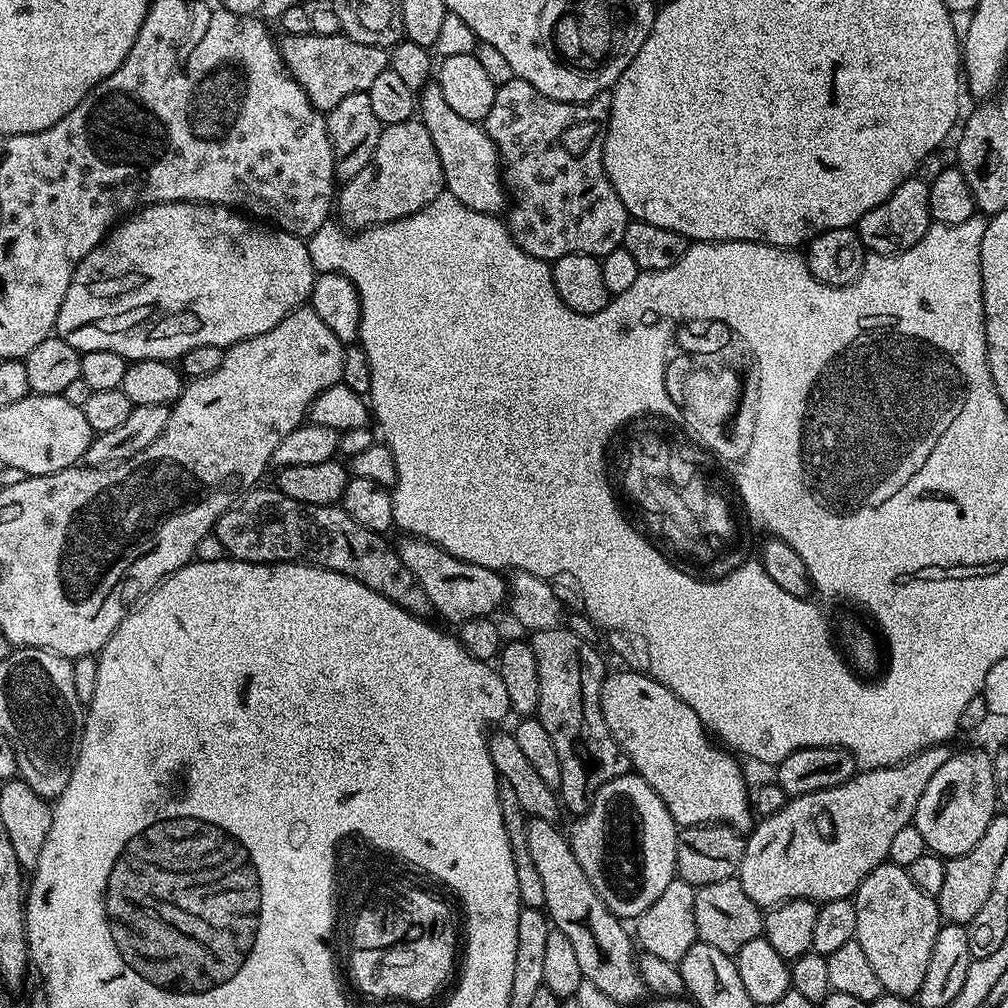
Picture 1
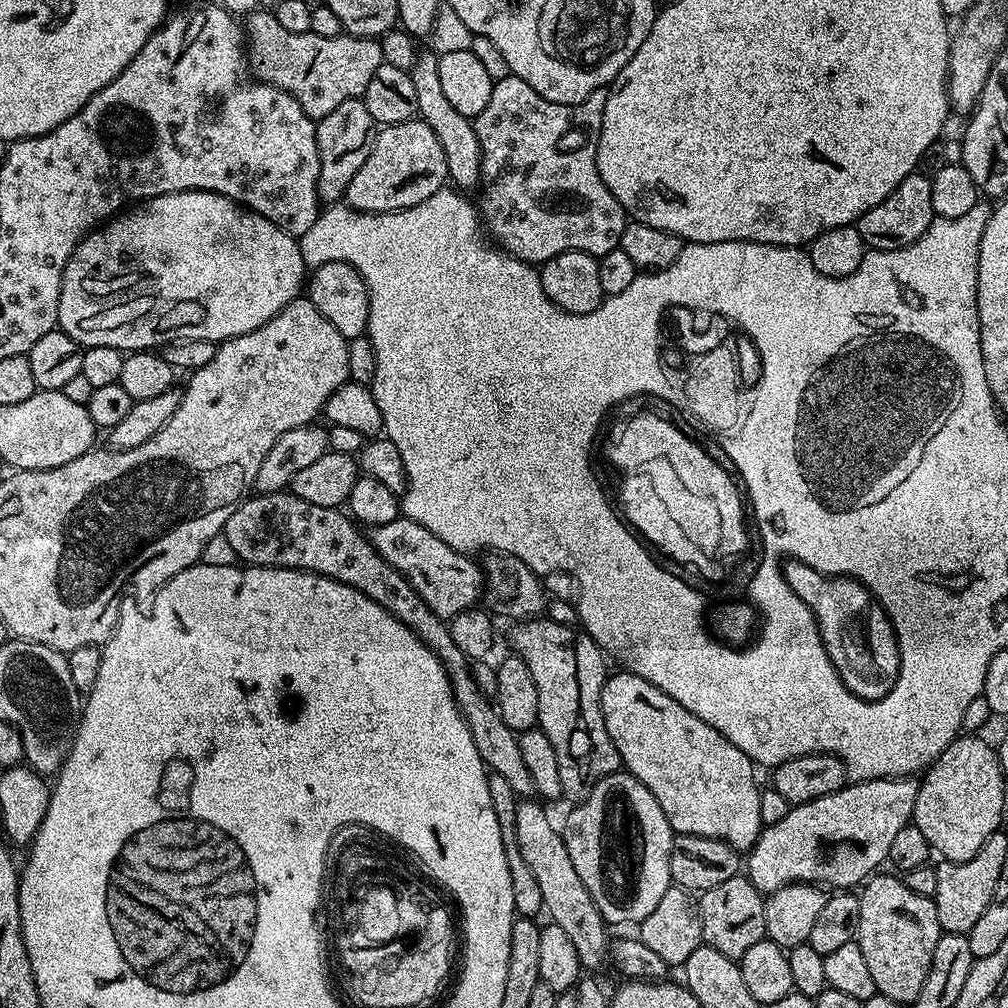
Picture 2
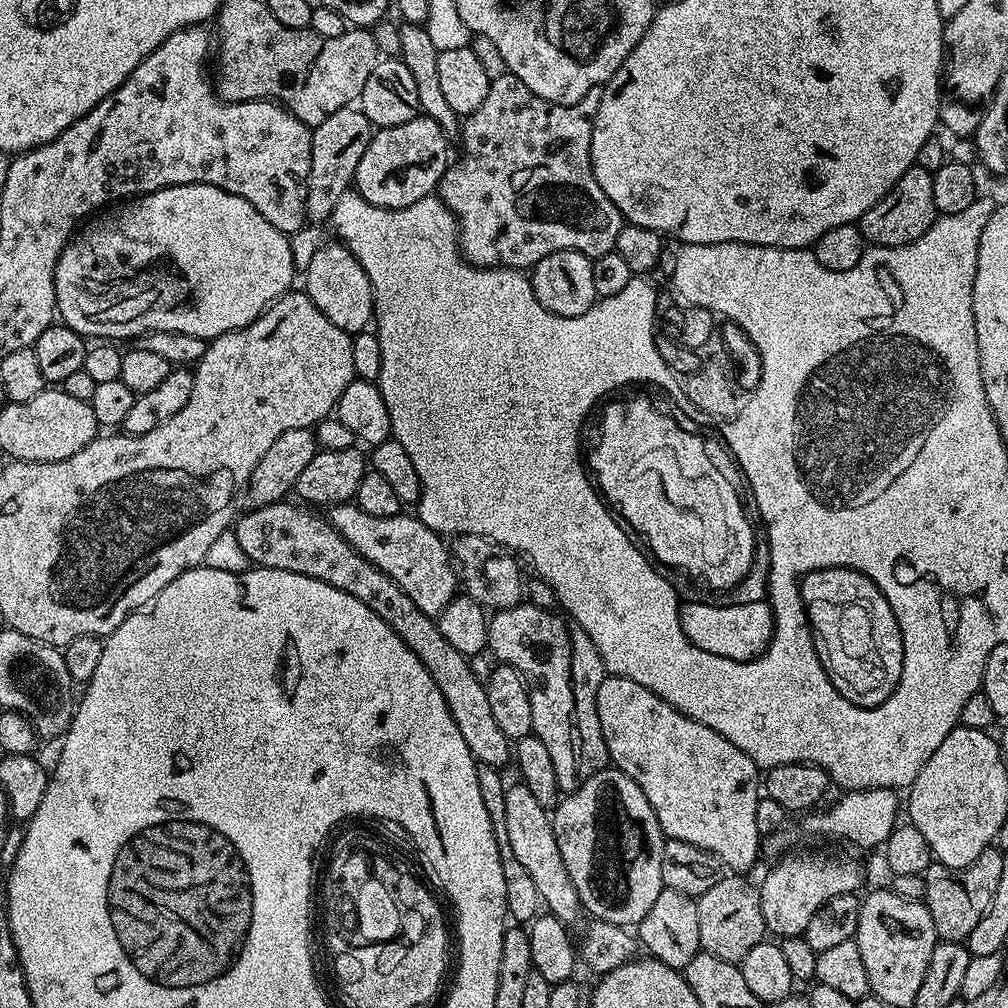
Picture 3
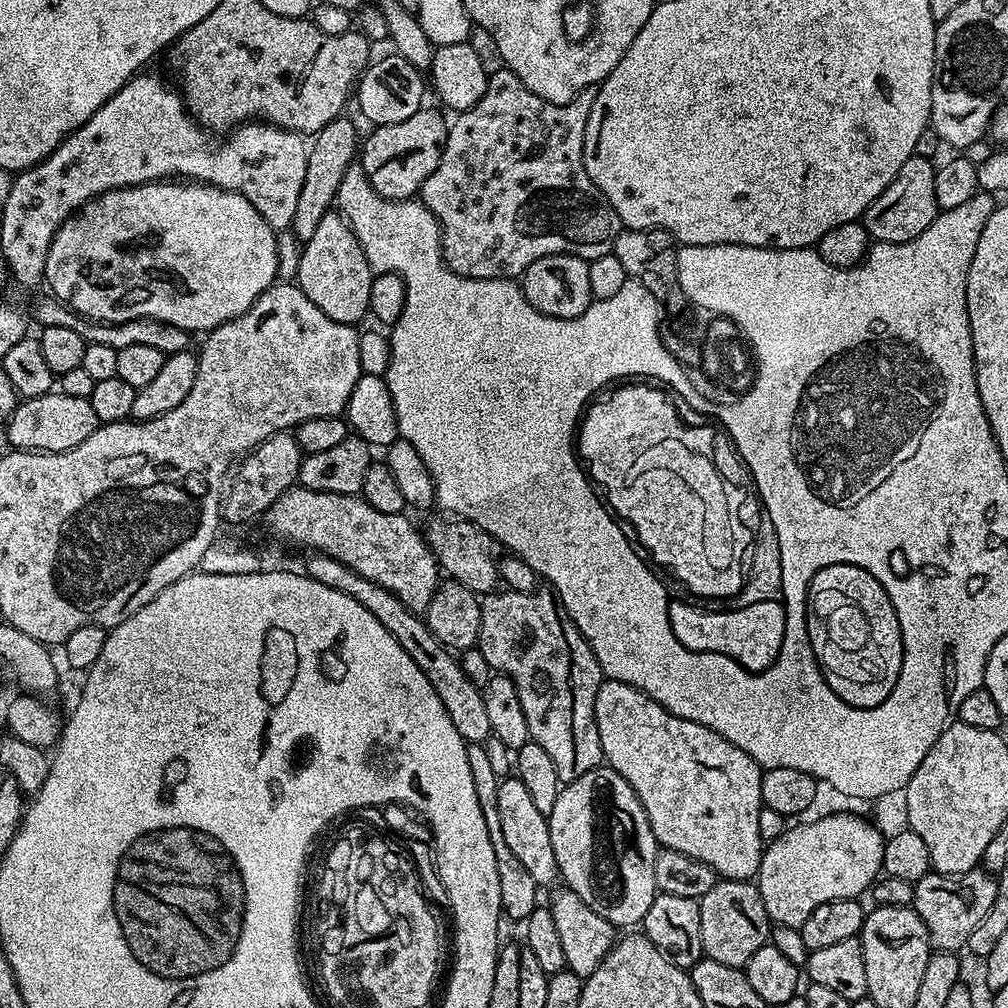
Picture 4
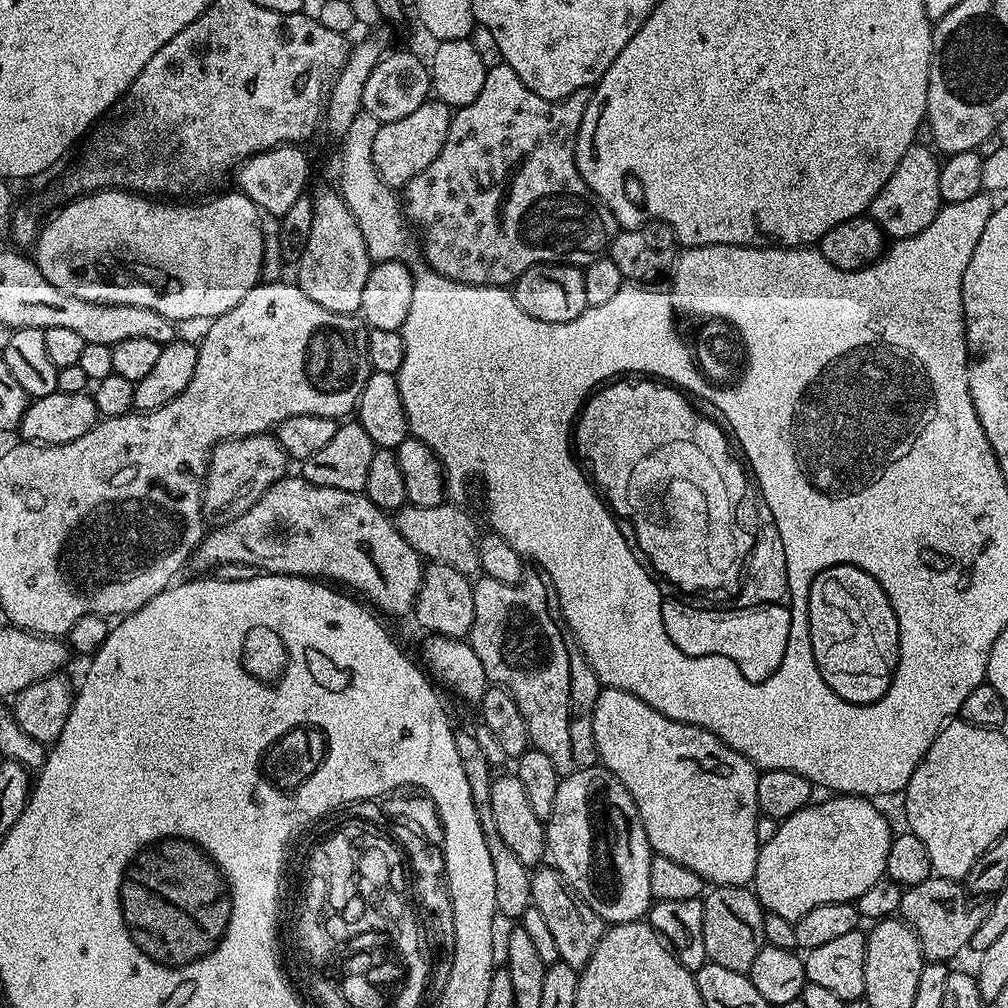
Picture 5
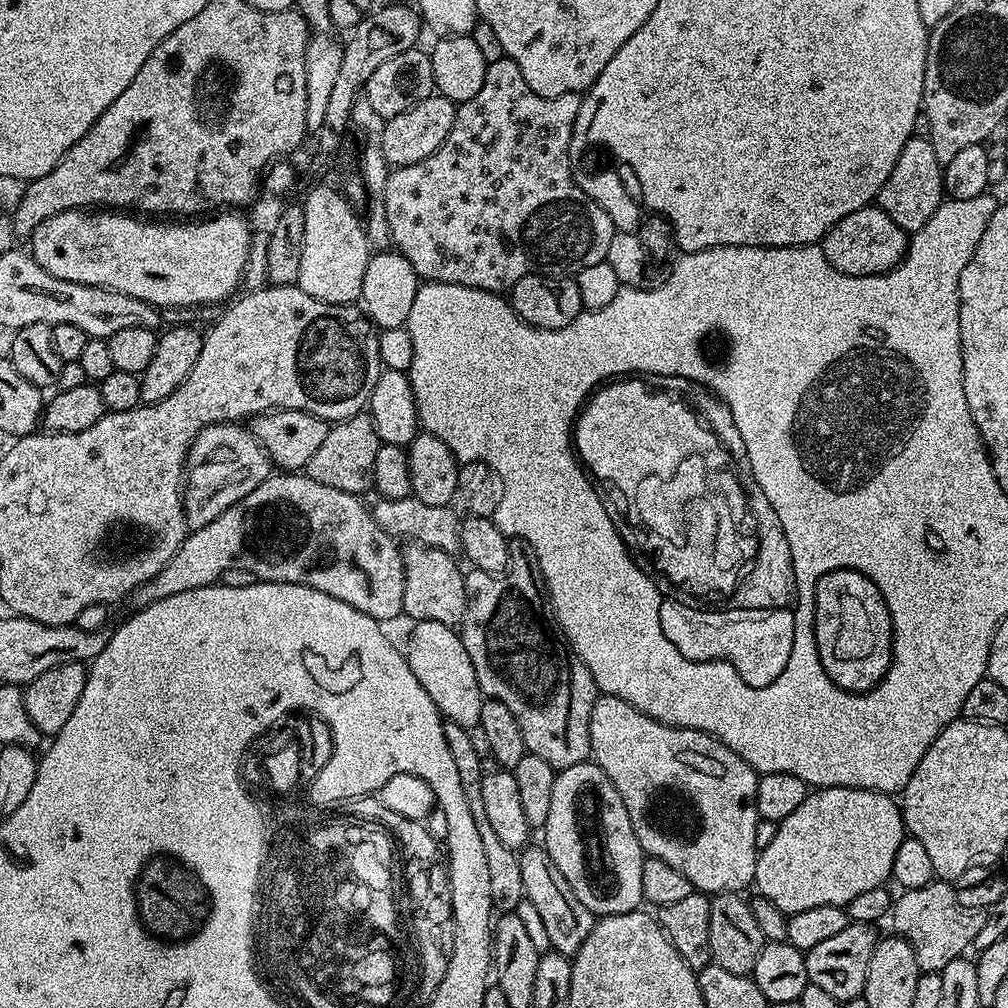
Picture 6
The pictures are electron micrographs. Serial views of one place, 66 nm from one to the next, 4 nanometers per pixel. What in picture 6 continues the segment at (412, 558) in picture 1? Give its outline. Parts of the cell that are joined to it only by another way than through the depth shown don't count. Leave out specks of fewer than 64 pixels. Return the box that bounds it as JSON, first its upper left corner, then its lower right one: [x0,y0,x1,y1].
[134,474,406,622]

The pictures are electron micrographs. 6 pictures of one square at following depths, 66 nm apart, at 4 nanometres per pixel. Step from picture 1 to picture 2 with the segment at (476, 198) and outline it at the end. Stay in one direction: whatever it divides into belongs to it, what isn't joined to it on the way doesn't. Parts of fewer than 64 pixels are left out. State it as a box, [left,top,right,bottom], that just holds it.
[410,50,480,189]

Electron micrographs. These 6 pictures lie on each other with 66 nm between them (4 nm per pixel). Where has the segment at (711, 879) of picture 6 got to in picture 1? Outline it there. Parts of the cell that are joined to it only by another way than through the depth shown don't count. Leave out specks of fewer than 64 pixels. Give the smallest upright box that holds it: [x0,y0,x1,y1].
[600,670,754,830]

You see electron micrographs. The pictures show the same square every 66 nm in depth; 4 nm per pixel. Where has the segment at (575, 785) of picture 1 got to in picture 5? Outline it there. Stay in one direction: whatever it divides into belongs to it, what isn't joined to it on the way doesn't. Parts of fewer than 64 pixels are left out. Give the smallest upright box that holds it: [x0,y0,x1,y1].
[466,576,596,774]

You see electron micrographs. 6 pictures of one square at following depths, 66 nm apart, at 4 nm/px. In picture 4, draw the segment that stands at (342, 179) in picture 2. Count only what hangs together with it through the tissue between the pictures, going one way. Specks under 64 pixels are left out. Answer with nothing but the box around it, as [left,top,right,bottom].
[290,114,362,242]

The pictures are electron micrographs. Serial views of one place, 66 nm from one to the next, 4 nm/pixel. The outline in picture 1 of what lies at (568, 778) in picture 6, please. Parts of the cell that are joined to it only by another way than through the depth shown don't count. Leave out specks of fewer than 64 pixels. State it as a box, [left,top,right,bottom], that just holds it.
[568,774,678,918]

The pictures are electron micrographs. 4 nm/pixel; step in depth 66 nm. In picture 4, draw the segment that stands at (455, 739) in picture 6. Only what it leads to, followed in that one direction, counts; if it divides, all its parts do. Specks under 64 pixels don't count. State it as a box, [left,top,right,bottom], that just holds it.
[468,744,538,921]

